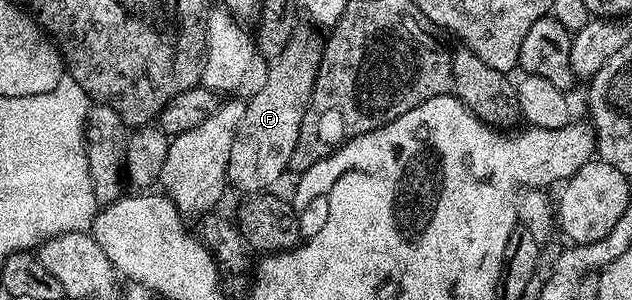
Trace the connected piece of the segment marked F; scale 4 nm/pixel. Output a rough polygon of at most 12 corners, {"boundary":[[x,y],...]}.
{"boundary":[[297,30],[253,93],[227,182],[248,197],[289,170],[320,72]]}

